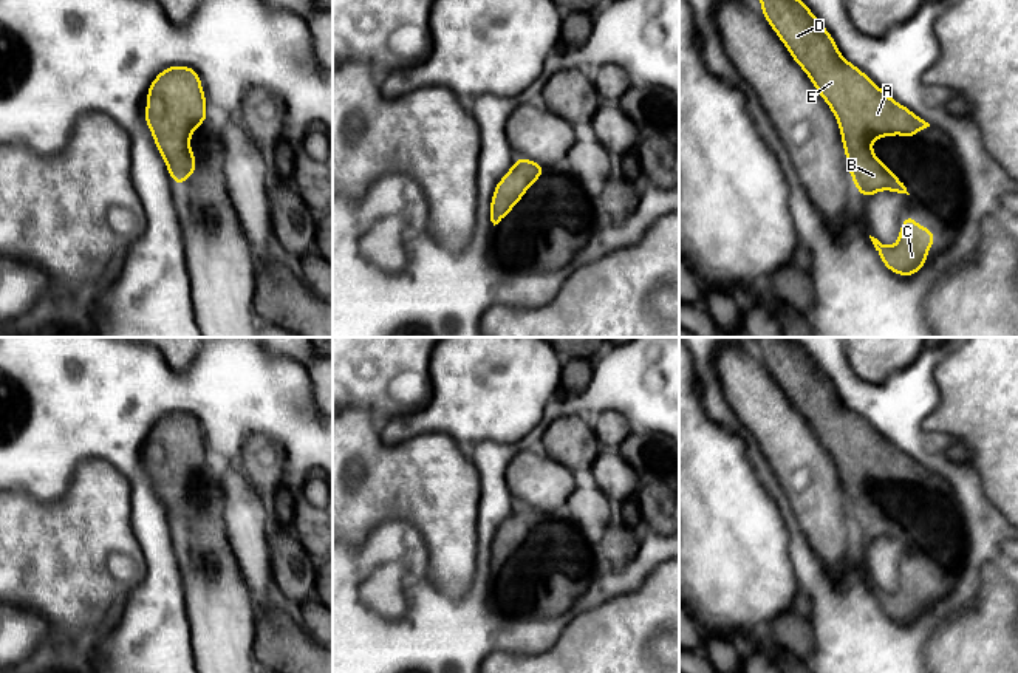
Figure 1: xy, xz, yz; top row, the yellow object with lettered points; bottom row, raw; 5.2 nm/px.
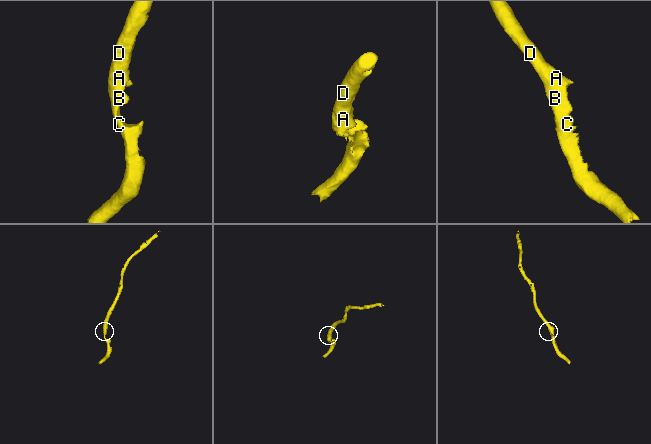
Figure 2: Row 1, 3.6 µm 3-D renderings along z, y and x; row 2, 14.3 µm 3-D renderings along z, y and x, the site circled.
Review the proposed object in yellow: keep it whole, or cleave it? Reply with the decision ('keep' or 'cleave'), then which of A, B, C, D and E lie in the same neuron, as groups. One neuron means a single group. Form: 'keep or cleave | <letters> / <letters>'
keep | A B C D E

